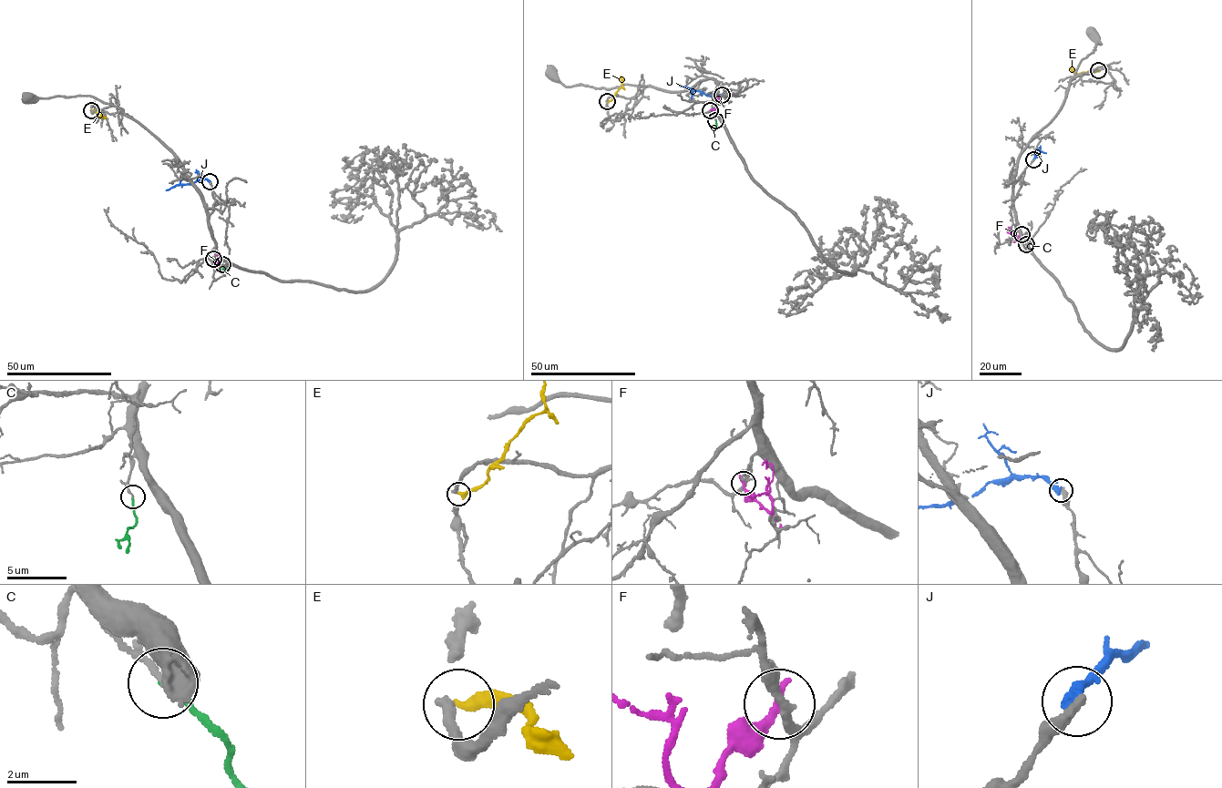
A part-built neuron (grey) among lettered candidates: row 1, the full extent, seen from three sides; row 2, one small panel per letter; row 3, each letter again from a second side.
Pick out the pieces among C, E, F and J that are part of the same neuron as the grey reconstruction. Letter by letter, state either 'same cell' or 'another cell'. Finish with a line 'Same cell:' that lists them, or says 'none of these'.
C: same cell
E: another cell
F: another cell
J: another cell
Same cell: C

